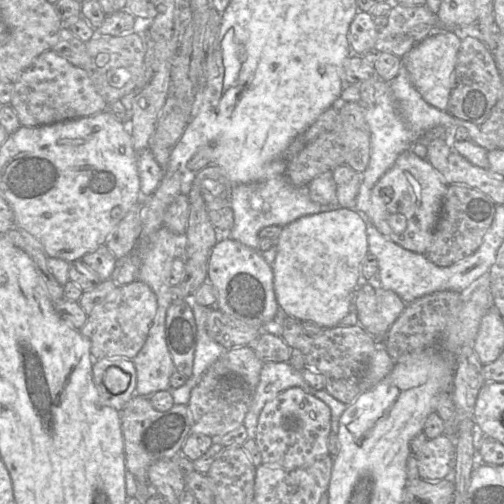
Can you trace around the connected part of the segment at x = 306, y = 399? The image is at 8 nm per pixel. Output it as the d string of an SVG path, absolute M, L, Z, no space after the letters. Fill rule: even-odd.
M291 387L265 404L259 415L255 441L264 464L293 470L309 466L315 460L329 455L330 433L330 408L302 388Z

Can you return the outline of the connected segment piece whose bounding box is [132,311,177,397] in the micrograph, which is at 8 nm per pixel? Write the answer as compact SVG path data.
M166 313L155 314L143 347L132 358L137 373L137 395L149 397L157 391L170 390L170 377L177 371L165 341Z

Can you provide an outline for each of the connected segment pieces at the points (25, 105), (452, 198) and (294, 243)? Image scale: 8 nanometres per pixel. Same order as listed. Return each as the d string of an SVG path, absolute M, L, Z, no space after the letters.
M52 49L37 56L22 72L14 83L9 105L21 126L27 127L49 125L107 110L107 102L96 91L86 71L72 65Z
M448 185L433 242L424 254L426 258L439 267L447 267L471 255L480 246L493 222L495 207L492 198L476 188Z
M337 208L330 211L323 211L313 215L307 215L298 218L297 220L282 227L282 231L275 243L277 250L275 260L273 262L273 286L277 303L287 316L296 318L300 321L313 321L320 325L322 328L332 328L340 324L341 320L353 309L354 298L359 287L367 283L366 279L361 275L361 263L365 258L368 251L368 240L366 233L366 223L362 218L364 212L358 212L355 209Z

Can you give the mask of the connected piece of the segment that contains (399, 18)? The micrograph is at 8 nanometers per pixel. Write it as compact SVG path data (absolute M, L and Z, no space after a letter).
M397 4L388 14L386 27L378 32L373 52L386 52L402 58L439 28L437 14L428 6Z

